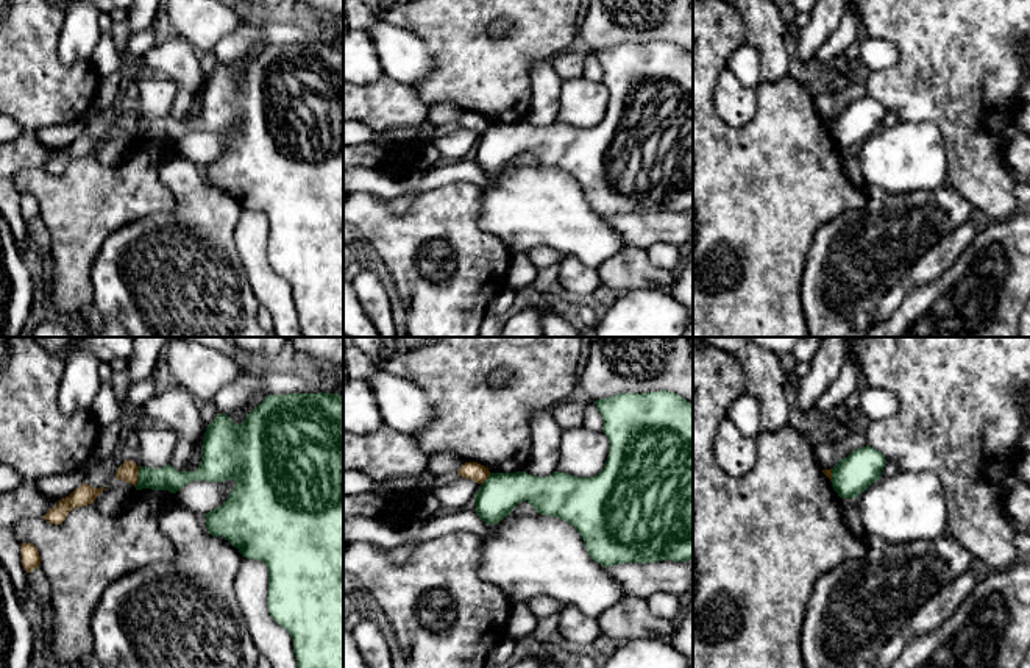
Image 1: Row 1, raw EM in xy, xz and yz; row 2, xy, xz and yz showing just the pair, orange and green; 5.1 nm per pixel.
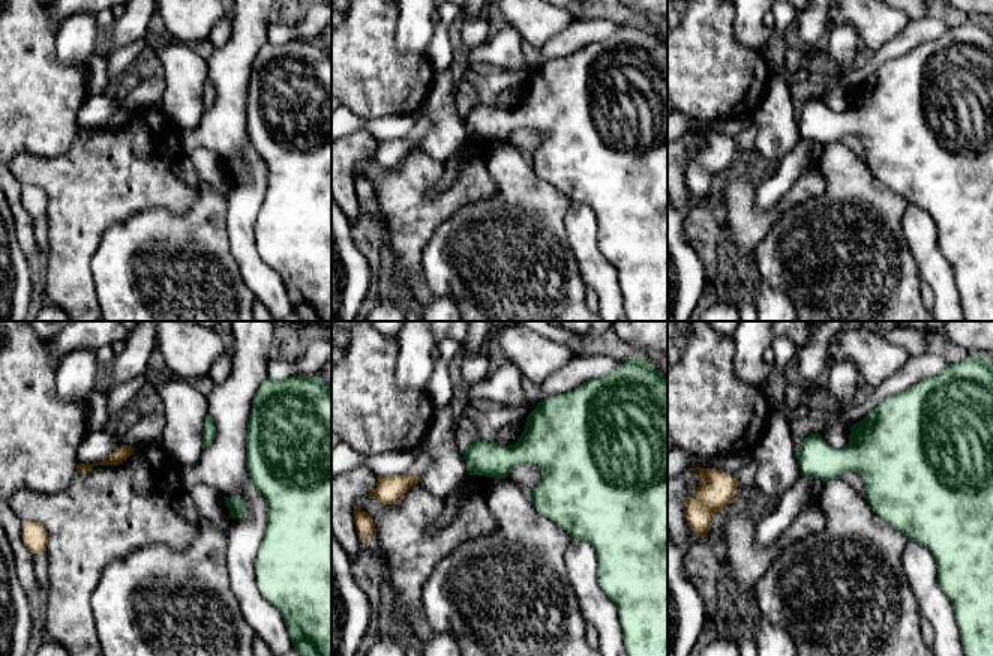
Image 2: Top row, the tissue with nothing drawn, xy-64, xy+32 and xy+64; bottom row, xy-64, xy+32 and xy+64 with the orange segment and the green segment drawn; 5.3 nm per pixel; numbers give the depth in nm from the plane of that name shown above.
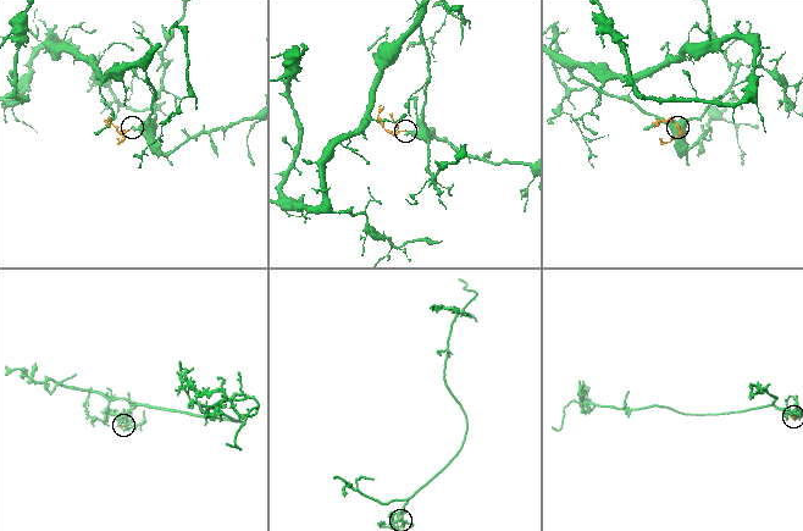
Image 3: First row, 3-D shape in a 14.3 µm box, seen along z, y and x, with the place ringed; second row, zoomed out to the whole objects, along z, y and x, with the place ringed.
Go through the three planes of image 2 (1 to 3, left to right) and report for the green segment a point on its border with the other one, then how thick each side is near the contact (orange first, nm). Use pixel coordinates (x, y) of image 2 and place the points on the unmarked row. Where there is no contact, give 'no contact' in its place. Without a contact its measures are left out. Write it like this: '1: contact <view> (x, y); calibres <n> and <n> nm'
1: no contact
2: no contact
3: no contact

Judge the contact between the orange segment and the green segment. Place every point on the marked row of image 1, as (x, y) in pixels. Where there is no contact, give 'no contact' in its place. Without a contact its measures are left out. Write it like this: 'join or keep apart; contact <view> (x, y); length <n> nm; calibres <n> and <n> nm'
keep apart; contact xy (136, 476); length 110 nm; calibres 100 and 120 nm

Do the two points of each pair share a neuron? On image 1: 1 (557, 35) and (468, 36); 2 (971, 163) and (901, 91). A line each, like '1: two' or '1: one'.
1: one
2: one

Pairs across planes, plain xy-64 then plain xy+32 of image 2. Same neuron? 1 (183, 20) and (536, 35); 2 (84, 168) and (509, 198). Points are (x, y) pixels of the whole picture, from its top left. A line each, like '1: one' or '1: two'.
1: one
2: two

